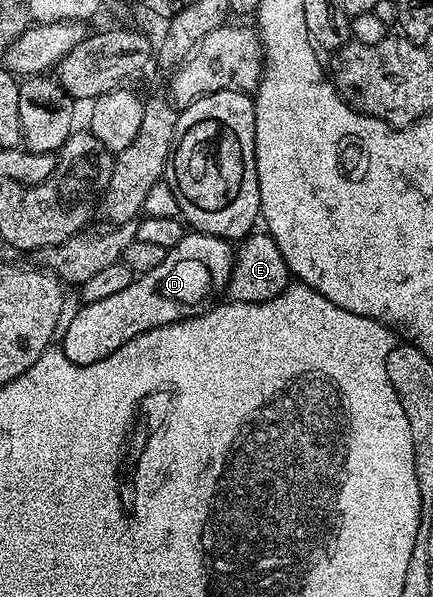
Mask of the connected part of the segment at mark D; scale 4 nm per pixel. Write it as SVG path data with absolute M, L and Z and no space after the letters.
M198 232L184 233L174 248L167 251L167 255L157 268L147 274L140 274L122 292L108 296L106 300L97 300L80 305L80 310L71 318L71 323L64 325L61 330L63 343L61 349L72 366L98 366L108 358L121 344L133 340L133 336L141 336L153 328L161 328L165 324L179 322L182 318L194 318L202 314L216 301L218 294L222 295L227 288L227 281L231 275L233 261L233 246L228 239L218 238L212 234Z

